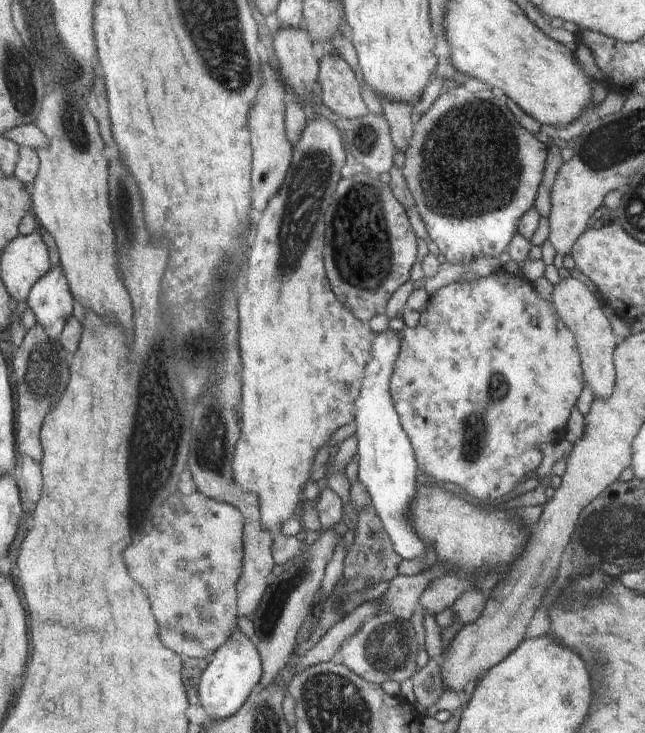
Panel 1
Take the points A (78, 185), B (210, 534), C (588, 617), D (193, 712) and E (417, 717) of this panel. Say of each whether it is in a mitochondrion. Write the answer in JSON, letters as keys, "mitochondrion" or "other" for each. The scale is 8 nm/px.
{"A":"other","B":"other","C":"other","D":"other","E":"other"}

